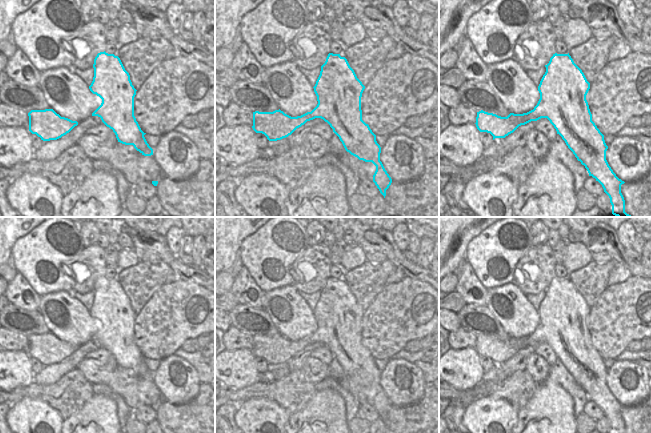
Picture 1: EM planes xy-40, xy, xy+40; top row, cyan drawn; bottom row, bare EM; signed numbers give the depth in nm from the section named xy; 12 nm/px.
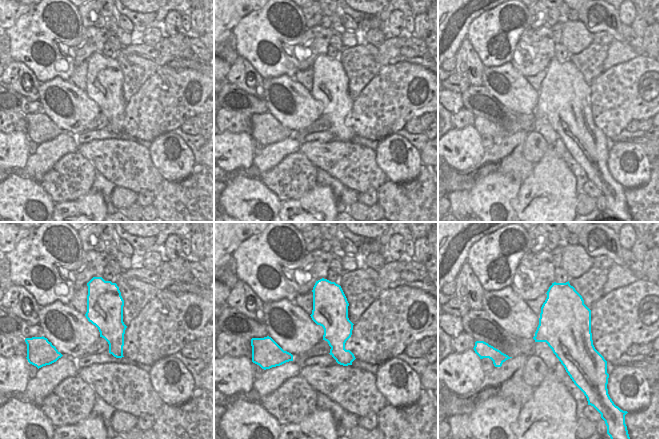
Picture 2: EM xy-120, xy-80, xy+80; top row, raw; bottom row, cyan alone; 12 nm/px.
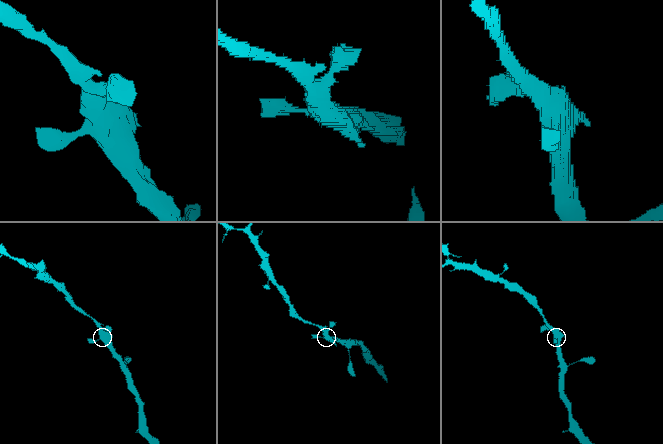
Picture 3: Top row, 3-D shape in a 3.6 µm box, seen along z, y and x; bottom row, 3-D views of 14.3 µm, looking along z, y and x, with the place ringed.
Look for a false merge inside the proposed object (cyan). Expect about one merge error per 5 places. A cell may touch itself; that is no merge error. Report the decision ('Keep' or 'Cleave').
Keep

